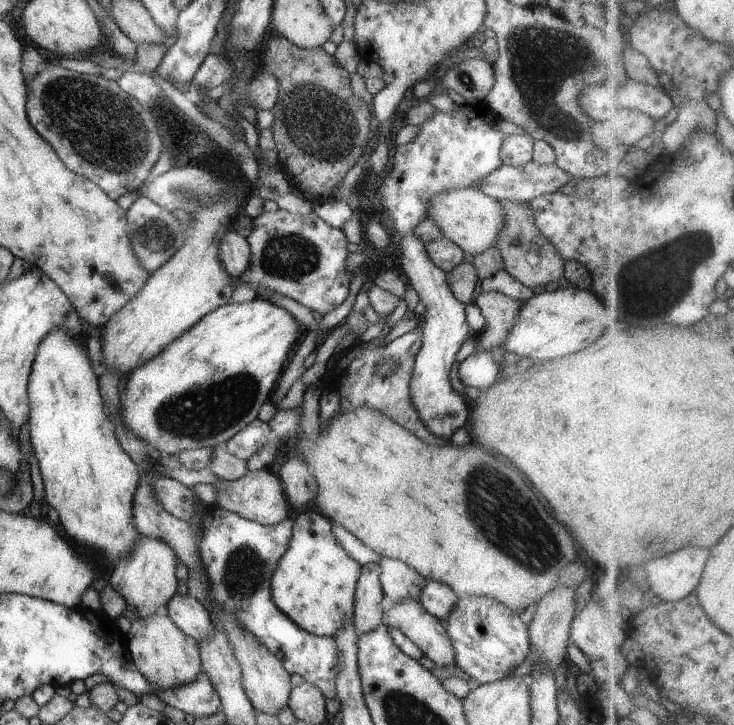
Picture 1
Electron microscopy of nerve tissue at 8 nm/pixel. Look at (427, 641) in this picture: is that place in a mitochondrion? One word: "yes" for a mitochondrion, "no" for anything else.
no

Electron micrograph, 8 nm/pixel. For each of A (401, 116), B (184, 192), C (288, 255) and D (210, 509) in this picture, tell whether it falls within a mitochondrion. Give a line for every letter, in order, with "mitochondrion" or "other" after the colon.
A: other
B: mitochondrion
C: mitochondrion
D: other

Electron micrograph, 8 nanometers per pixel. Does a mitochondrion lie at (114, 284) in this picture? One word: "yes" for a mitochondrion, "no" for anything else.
no

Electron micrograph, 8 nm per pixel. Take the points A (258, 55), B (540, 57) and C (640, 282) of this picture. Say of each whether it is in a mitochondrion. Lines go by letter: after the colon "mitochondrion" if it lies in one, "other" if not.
A: other
B: mitochondrion
C: mitochondrion

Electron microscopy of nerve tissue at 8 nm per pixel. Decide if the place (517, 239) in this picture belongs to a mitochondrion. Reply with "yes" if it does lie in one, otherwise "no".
yes

